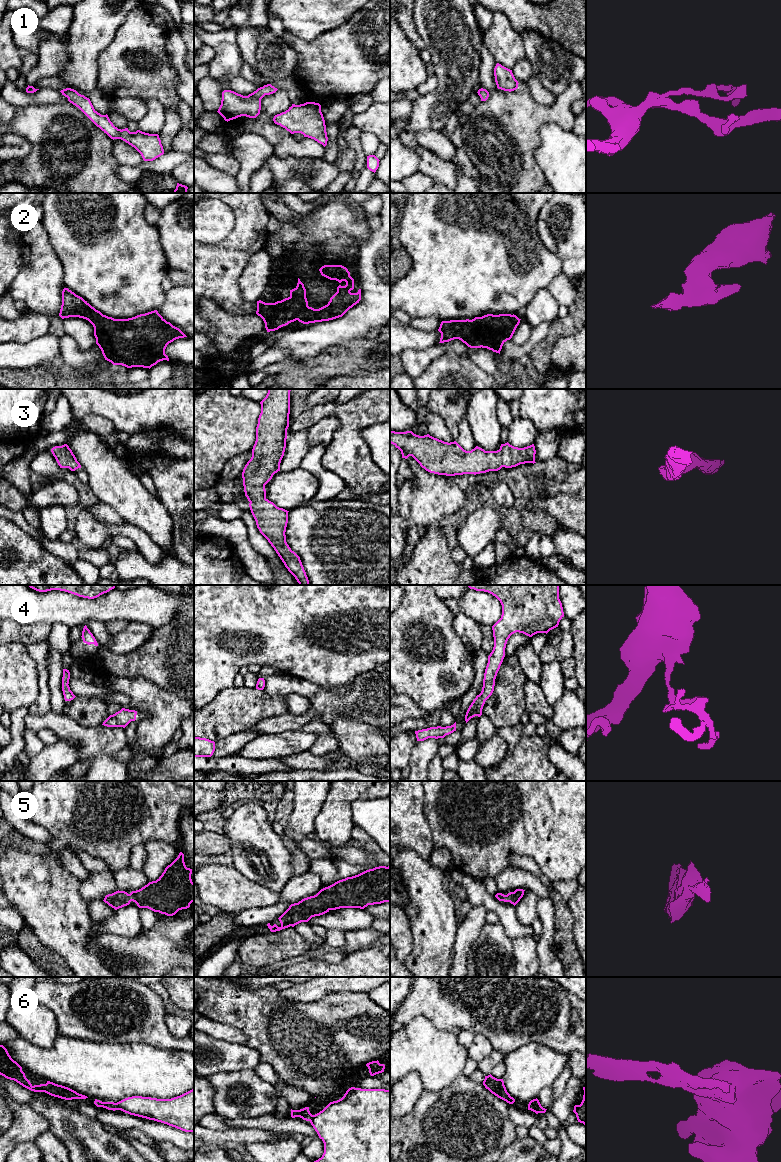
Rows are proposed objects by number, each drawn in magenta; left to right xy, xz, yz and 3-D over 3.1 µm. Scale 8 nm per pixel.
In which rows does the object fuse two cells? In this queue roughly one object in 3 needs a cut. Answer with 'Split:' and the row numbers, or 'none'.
Split: 6

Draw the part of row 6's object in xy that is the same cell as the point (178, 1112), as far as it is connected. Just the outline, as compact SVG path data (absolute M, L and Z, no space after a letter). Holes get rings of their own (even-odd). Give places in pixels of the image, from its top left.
M194 1088L171 1099L132 1096L116 1104L119 1110L130 1115L194 1132Z

